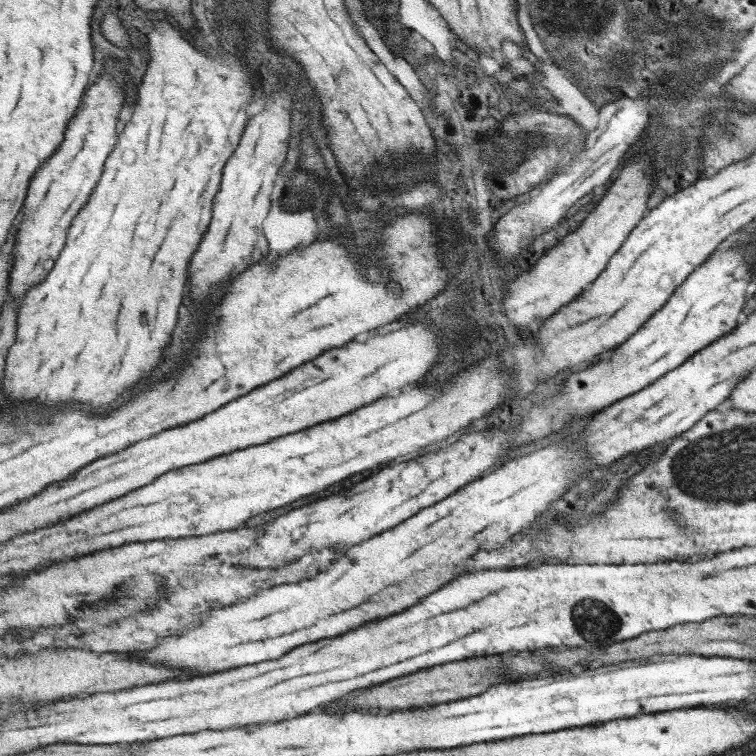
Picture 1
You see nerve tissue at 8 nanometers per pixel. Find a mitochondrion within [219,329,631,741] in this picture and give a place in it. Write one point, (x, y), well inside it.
(592, 619)

